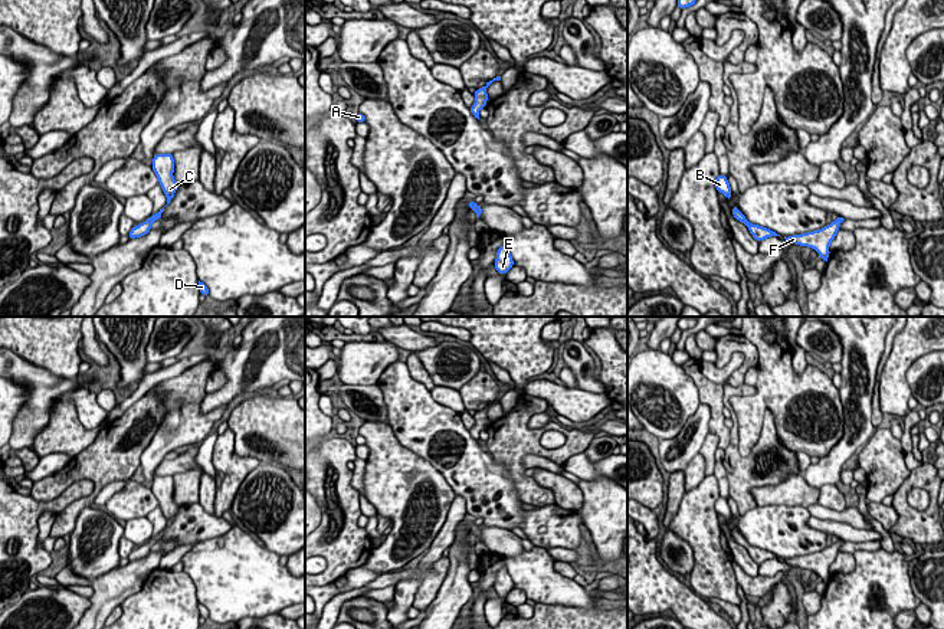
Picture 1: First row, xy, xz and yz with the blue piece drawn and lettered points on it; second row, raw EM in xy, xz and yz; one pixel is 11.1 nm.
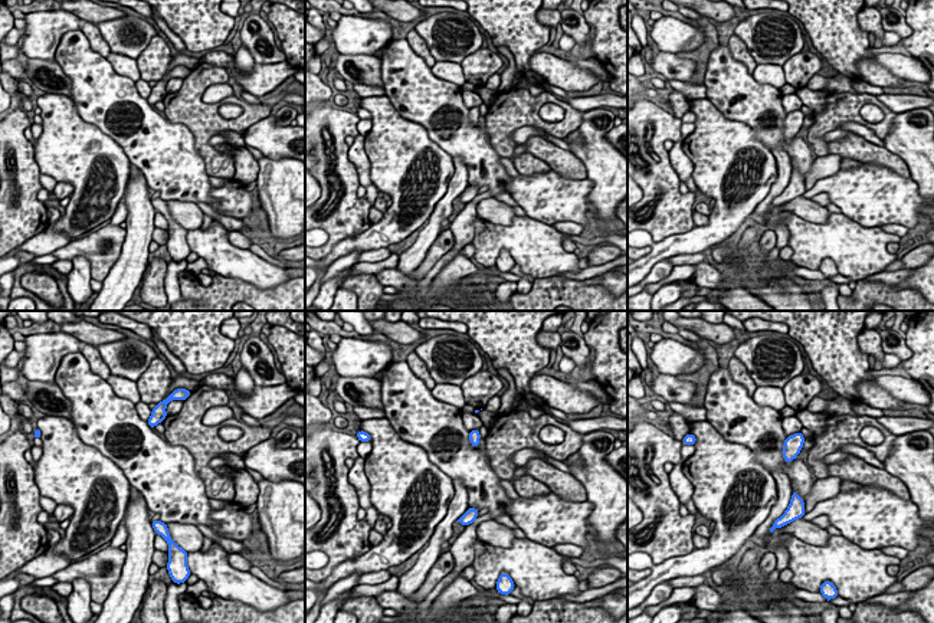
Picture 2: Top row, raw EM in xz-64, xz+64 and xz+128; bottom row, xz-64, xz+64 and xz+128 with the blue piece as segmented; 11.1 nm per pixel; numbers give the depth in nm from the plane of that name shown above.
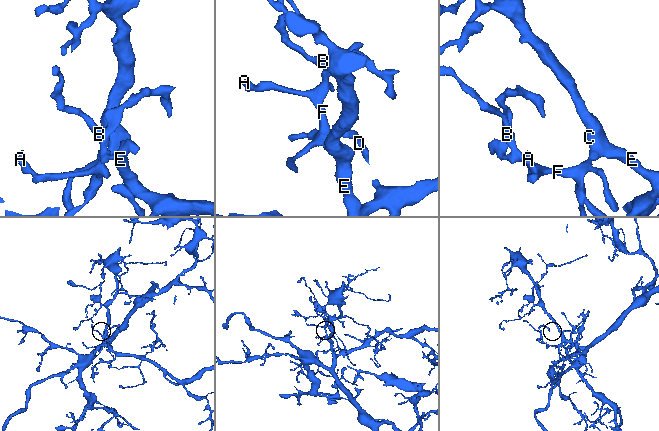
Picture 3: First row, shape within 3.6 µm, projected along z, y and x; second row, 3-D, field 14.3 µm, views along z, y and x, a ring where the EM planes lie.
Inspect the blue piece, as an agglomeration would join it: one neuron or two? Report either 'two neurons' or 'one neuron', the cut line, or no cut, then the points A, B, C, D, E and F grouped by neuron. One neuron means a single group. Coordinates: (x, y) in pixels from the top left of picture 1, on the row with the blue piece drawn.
one neuron | no cut | A B C D E F

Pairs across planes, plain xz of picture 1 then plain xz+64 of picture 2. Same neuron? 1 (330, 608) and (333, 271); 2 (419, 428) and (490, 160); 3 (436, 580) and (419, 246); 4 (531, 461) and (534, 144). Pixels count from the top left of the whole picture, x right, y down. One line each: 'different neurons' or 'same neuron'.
1: different neurons
2: same neuron
3: different neurons
4: different neurons

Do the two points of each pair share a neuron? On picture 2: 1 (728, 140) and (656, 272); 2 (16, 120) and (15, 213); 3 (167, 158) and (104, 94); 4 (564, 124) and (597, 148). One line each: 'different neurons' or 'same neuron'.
1: different neurons
2: same neuron
3: same neuron
4: different neurons

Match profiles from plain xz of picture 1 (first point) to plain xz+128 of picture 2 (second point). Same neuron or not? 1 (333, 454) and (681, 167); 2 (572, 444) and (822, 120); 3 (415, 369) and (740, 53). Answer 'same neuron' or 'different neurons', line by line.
1: different neurons
2: same neuron
3: same neuron

